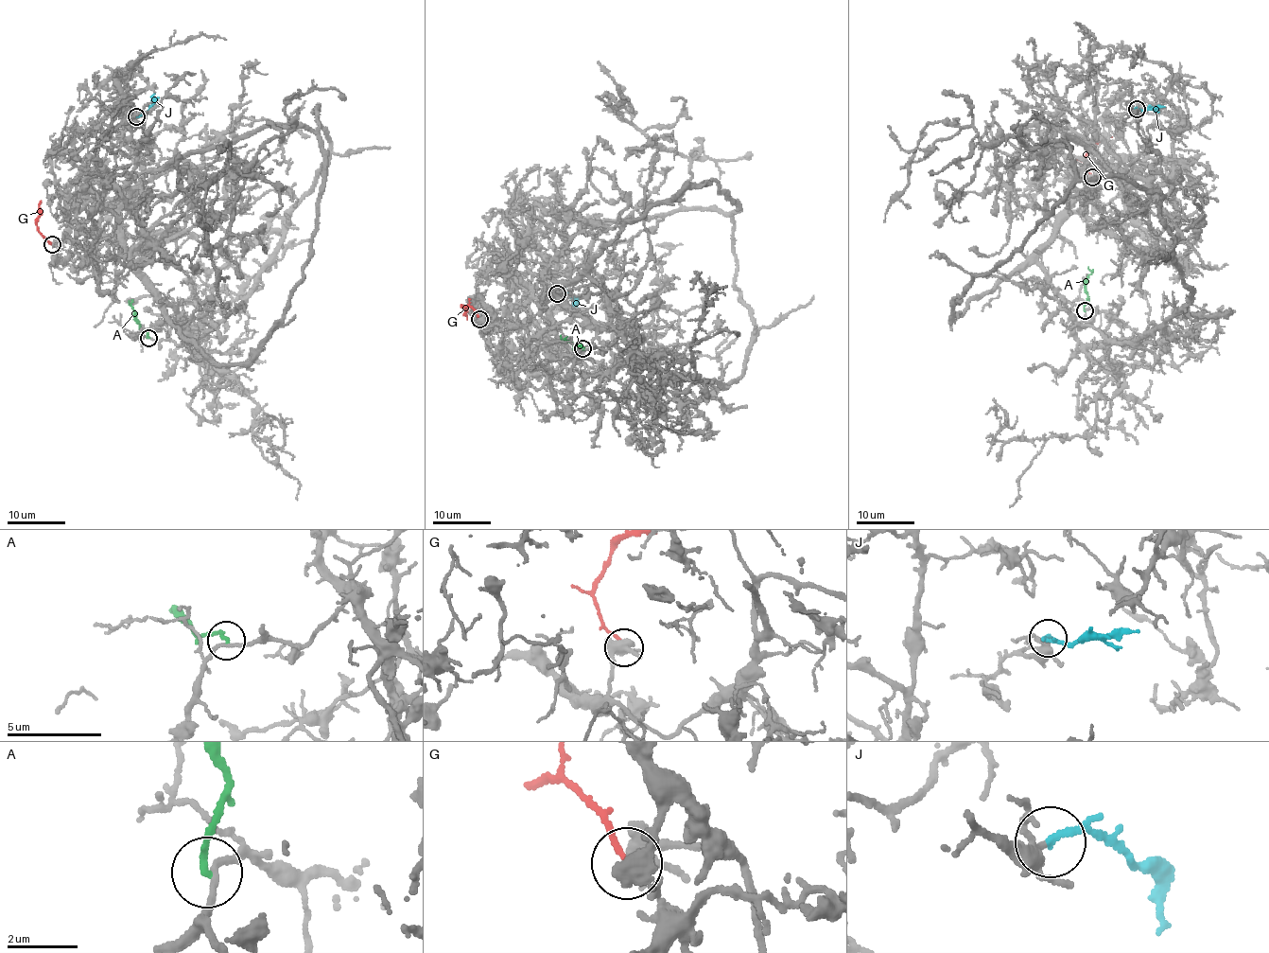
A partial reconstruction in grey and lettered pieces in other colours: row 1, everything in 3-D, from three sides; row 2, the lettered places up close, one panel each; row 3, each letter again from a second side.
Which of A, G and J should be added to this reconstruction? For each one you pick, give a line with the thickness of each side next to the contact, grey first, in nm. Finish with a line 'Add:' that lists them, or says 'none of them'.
J: Thickness 170 nm (grey) against 190 nm
Add: J

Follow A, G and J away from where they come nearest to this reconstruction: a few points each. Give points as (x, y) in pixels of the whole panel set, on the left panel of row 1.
A: (147, 337), (147, 332), (140, 326), (129, 300)
G: (52, 244), (37, 224), (41, 201)
J: (136, 116), (142, 115), (153, 101), (154, 93)

